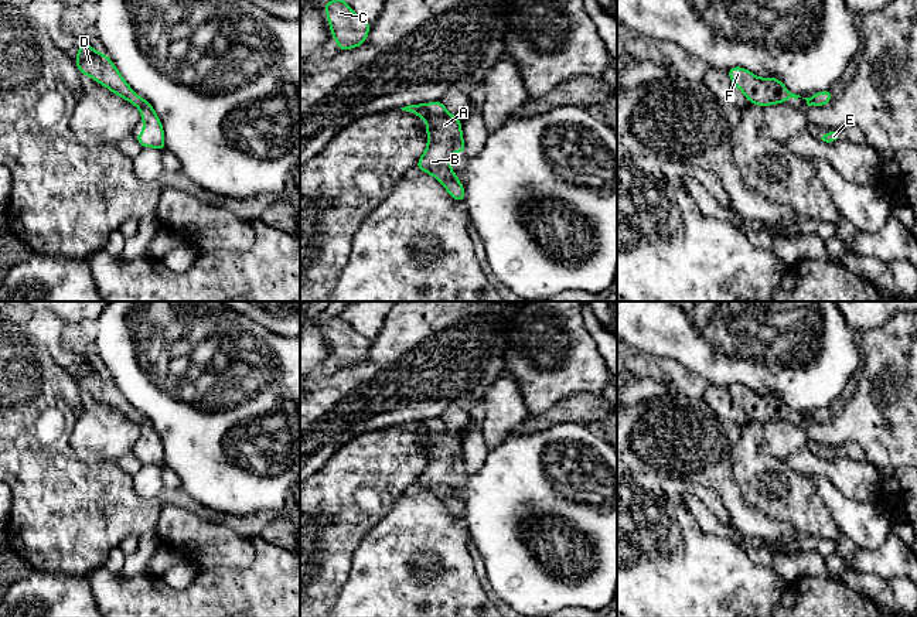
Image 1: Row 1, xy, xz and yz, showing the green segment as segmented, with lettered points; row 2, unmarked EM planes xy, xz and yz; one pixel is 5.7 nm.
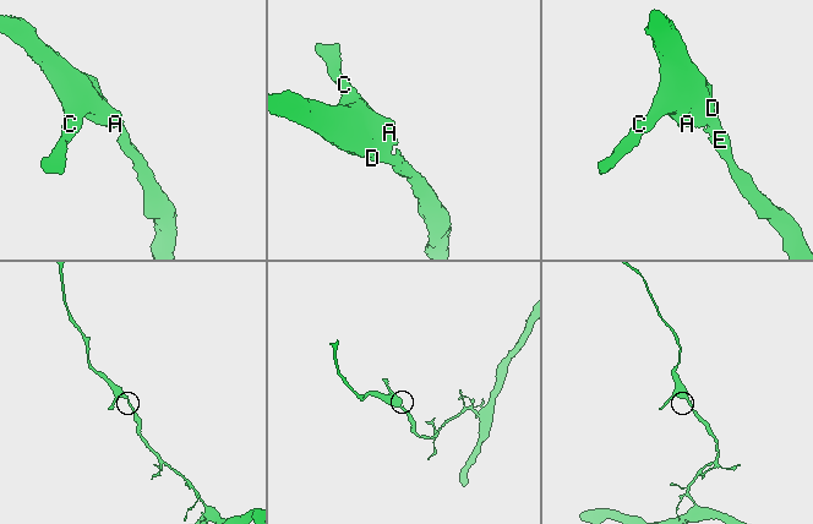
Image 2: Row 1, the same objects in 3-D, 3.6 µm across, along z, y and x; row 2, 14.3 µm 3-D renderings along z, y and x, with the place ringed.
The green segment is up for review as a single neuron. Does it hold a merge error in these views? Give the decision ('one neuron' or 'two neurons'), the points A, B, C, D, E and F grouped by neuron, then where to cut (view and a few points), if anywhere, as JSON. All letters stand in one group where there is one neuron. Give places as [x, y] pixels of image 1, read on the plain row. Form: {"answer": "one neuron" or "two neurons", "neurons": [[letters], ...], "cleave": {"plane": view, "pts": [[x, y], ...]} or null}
{"answer": "one neuron", "neurons": [["A", "B", "C", "D", "E", "F"]], "cleave": null}

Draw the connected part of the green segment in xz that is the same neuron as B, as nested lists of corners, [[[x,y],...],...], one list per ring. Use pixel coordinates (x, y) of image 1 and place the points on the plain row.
[[[440,417],[400,426],[416,430],[427,442],[427,464],[416,485],[433,492],[456,518],[463,519],[464,504],[458,498],[458,491],[451,490],[451,471],[466,468],[461,437],[450,432]]]

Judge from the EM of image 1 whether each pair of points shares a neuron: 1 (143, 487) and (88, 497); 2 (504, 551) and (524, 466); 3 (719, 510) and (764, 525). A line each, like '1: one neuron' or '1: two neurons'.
1: two neurons
2: one neuron
3: two neurons

